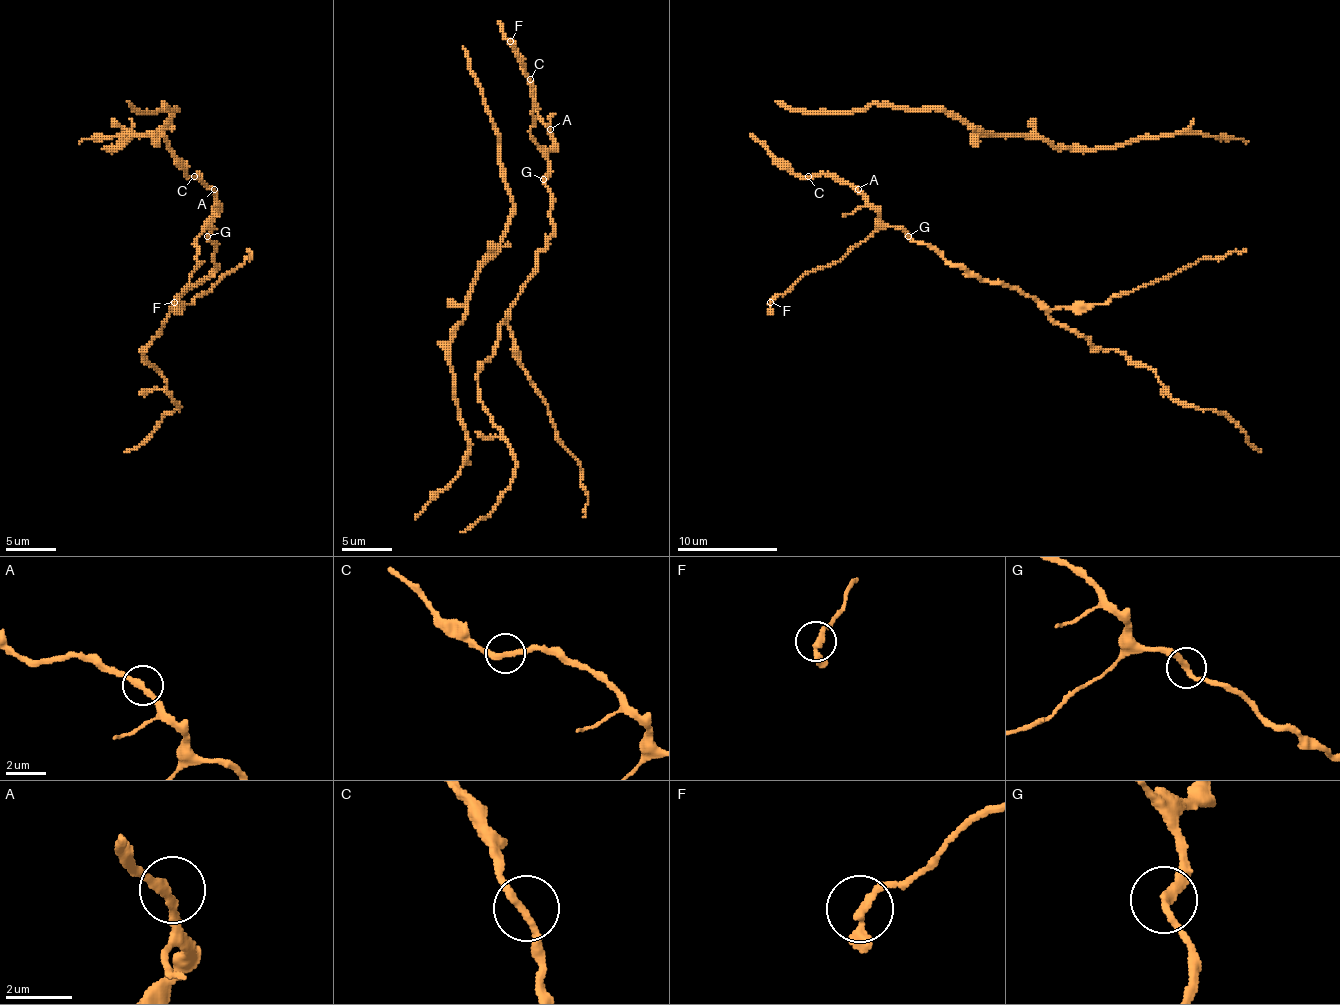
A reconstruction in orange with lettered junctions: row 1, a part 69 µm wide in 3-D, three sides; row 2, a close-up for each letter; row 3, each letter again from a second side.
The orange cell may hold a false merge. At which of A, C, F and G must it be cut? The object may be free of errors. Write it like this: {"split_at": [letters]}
{"split_at": []}

